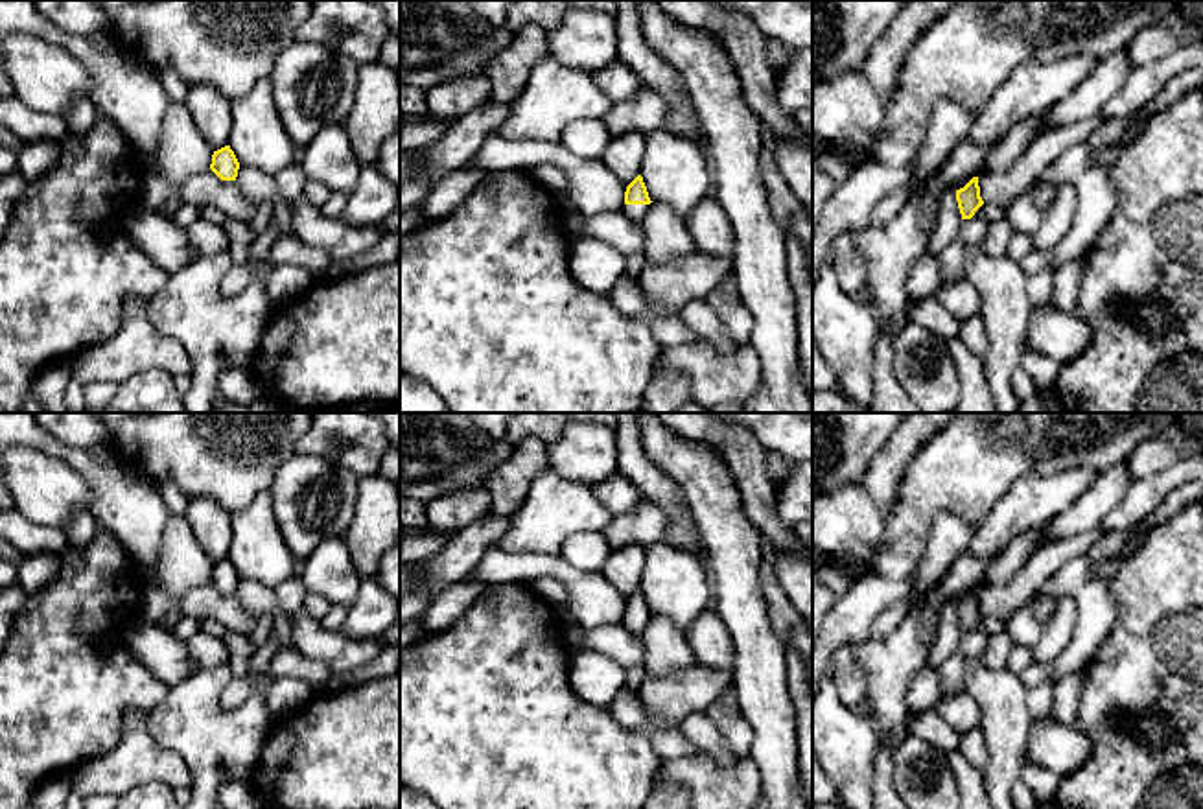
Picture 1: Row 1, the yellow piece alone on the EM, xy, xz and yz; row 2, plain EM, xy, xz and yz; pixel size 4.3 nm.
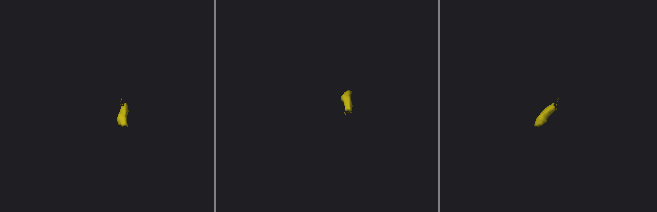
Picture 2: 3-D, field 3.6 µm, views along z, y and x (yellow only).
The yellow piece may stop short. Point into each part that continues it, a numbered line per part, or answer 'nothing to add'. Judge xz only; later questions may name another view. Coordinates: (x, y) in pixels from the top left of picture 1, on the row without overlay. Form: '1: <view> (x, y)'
1: xz (636, 625)

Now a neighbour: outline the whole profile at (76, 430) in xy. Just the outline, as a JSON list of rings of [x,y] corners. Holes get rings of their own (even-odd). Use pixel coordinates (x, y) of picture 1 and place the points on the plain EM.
[[[37,413],[37,422],[68,448],[88,450],[109,440],[107,426],[92,413]]]

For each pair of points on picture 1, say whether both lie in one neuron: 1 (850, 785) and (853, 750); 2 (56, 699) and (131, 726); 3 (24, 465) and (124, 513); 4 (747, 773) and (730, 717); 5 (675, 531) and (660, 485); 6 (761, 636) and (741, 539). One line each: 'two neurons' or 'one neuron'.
1: one neuron
2: two neurons
3: two neurons
4: two neurons
5: one neuron
6: one neuron

